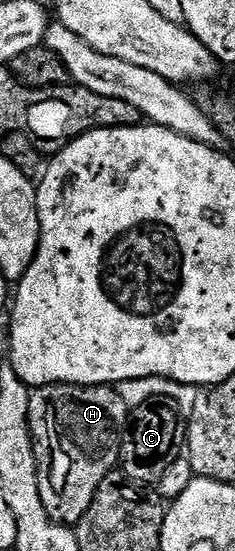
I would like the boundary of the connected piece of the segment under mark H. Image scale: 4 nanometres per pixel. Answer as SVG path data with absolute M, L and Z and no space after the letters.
M58 383L46 386L43 394L49 398L49 447L53 450L53 472L49 475L49 483L57 494L60 522L76 525L84 520L101 482L110 478L118 466L121 458L121 436L127 422L127 408L123 397L109 385L90 387L75 383Z

